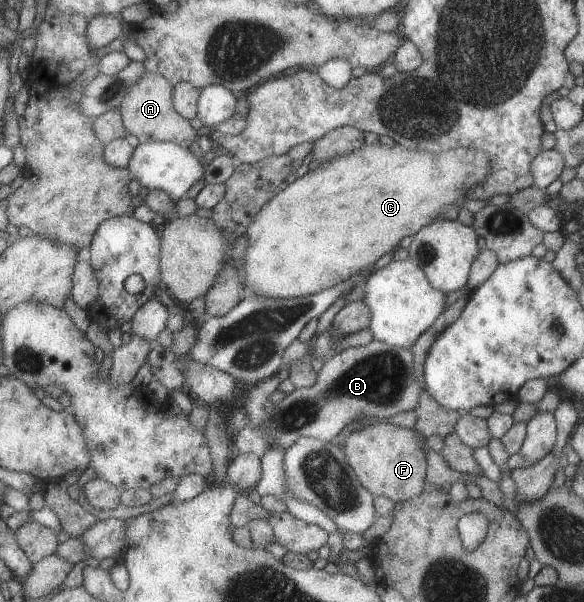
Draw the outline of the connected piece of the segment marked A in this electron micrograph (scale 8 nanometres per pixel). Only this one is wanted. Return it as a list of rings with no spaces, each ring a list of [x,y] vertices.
[[[143,72],[141,80],[127,88],[118,108],[126,132],[135,136],[139,143],[167,141],[189,148],[195,138],[196,130],[173,108],[172,84],[160,74]]]

